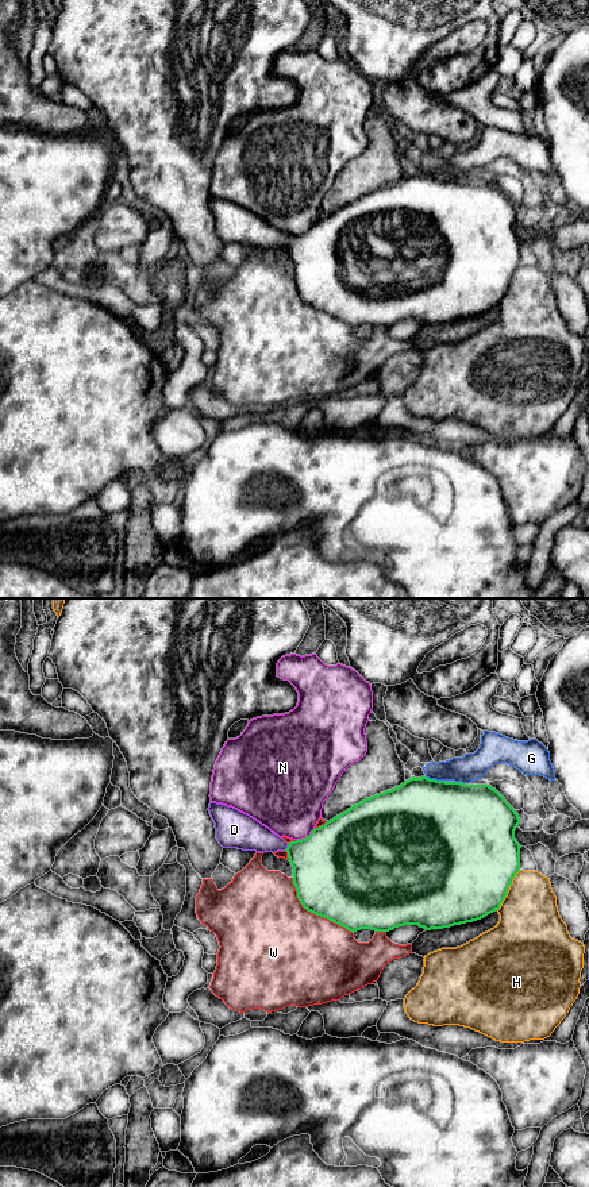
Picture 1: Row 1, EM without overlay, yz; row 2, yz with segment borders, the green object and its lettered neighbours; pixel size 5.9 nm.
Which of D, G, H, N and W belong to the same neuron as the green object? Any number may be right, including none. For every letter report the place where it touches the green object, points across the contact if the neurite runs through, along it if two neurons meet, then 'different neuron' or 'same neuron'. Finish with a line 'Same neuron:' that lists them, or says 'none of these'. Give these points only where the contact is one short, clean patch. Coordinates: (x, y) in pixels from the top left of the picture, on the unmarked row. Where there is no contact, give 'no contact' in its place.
D: contact yz (288, 242); way yz (326, 259), (288, 242), (249, 230); same neuron
G: contact yz (435, 174); border yz (426, 170), (445, 176); different neuron
H: contact yz (508, 284); different neuron
N: contact yz (307, 231); border yz (315, 223), (304, 232), (296, 235); different neuron
W: contact yz (314, 308); different neuron
Same neuron: D

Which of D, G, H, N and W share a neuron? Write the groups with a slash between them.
D / G / H / N / W

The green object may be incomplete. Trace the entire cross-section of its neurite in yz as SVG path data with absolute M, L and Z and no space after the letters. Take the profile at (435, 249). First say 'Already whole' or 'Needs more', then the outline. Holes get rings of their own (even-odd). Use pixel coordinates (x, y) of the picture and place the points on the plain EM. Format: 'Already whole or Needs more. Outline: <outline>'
Needs more. Outline: M412 172L392 185L351 201L315 223L305 234L290 238L232 201L211 197L208 205L215 217L216 234L223 243L263 248L286 246L293 262L293 280L303 302L350 327L389 327L404 320L419 320L431 325L481 315L500 304L520 266L521 240L515 234L520 219L519 209L489 180Z

